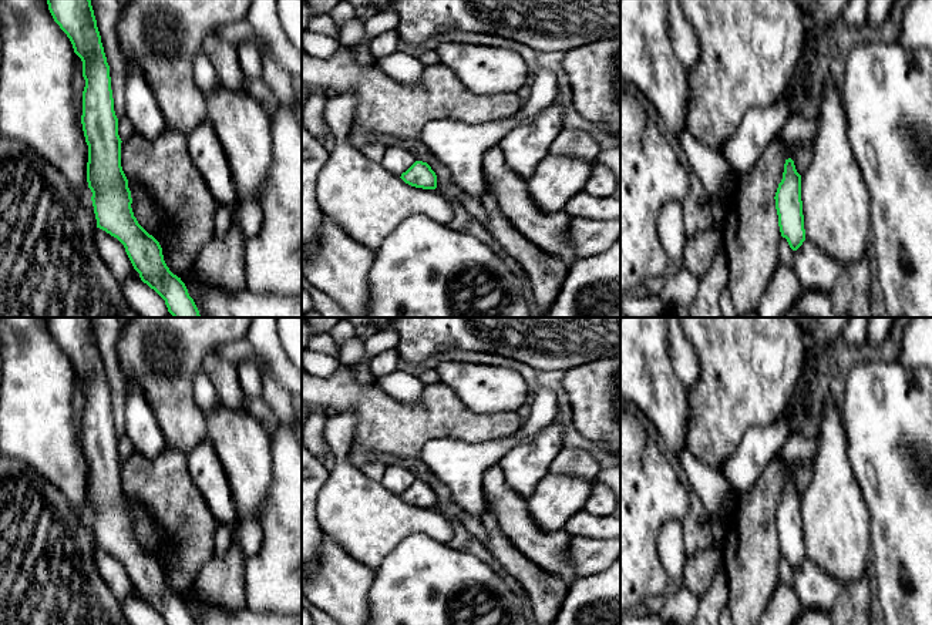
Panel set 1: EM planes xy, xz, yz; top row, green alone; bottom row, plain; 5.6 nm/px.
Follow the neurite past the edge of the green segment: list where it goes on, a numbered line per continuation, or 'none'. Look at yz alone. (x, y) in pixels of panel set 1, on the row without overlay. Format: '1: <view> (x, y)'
none

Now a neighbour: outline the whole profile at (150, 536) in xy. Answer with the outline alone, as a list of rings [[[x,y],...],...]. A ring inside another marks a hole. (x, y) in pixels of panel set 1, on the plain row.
[[[128,498],[128,507],[132,517],[131,527],[138,542],[159,562],[165,561],[168,545],[165,544],[164,531],[139,503]]]

